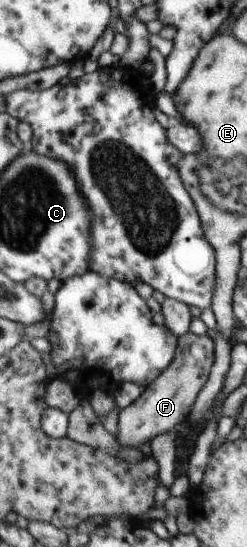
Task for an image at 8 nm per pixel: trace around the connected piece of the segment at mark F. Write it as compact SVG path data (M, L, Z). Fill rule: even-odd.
M187 332L178 339L177 355L174 363L159 376L153 384L149 384L141 397L129 407L119 413L117 439L120 445L138 448L139 445L151 441L153 437L161 433L169 433L182 425L194 411L195 402L203 386L210 379L211 370L216 360L216 343L214 338L205 335L197 335L195 332ZM193 345L201 345L206 351L203 359L196 359L191 353Z

